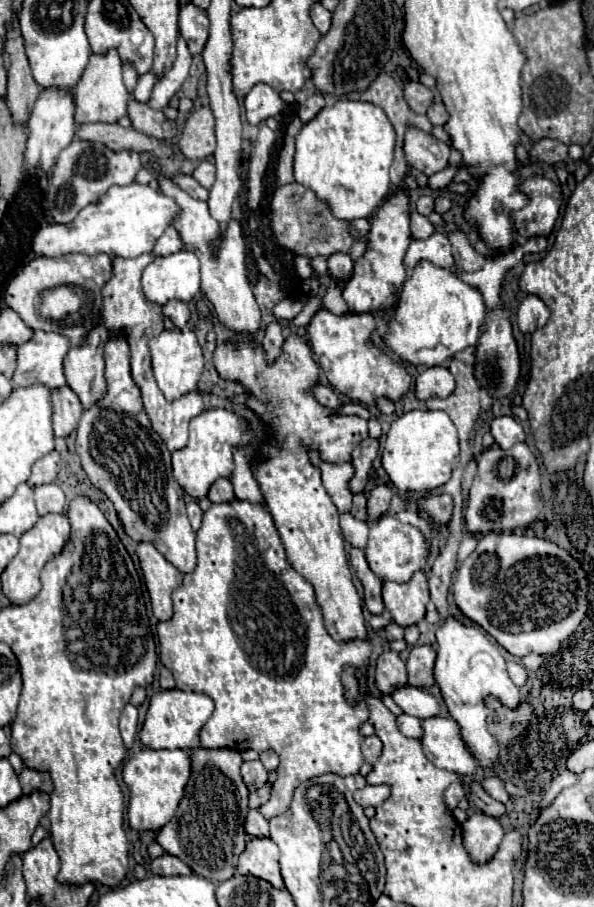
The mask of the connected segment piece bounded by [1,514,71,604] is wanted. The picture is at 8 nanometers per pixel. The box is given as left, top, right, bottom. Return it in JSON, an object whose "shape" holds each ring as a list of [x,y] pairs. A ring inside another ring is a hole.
{"shape":[[[65,514],[41,516],[39,522],[29,532],[25,532],[21,536],[21,548],[19,548],[17,556],[11,560],[11,564],[1,574],[1,590],[11,598],[11,602],[25,604],[33,596],[37,596],[37,592],[41,590],[41,578],[39,576],[41,576],[43,566],[49,560],[53,560],[55,556],[59,556],[63,546],[69,542],[69,536],[71,536],[71,526],[69,526],[69,520]]]}

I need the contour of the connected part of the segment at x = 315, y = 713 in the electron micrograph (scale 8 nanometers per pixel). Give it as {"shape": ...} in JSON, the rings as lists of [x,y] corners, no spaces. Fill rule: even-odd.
{"shape":[[[231,502],[231,504],[213,504],[205,516],[203,516],[203,524],[197,532],[199,536],[199,552],[197,552],[197,568],[191,574],[183,576],[183,584],[173,592],[173,618],[169,622],[159,622],[157,624],[157,636],[159,636],[159,660],[163,662],[165,668],[169,668],[175,674],[177,680],[177,688],[179,690],[191,690],[191,692],[203,692],[207,696],[213,698],[215,702],[215,712],[209,718],[209,722],[201,728],[201,746],[203,748],[235,748],[235,750],[275,750],[281,766],[279,766],[279,776],[277,776],[277,786],[271,790],[271,798],[259,808],[259,812],[271,820],[273,816],[279,816],[283,812],[287,812],[291,808],[291,800],[293,800],[293,792],[295,788],[305,782],[311,780],[315,776],[333,772],[339,776],[349,776],[359,772],[359,766],[363,764],[363,756],[361,756],[361,734],[359,734],[359,724],[367,720],[367,708],[365,704],[357,704],[355,708],[347,704],[345,696],[343,696],[343,686],[341,686],[341,670],[345,664],[357,664],[359,672],[363,672],[365,664],[369,664],[369,654],[371,654],[371,642],[361,642],[355,640],[351,644],[339,644],[335,642],[325,626],[323,626],[323,614],[319,604],[315,602],[315,594],[313,594],[313,586],[289,564],[287,556],[285,556],[285,548],[283,542],[279,538],[279,532],[271,520],[271,514],[259,506],[259,504],[249,504],[249,502]]]}

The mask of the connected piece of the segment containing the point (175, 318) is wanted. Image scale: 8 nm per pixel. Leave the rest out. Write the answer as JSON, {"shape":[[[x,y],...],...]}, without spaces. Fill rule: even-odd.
{"shape":[[[171,300],[171,304],[165,304],[163,306],[163,312],[165,316],[177,326],[177,328],[185,328],[189,318],[191,318],[191,310],[187,304],[179,302],[179,300]]]}

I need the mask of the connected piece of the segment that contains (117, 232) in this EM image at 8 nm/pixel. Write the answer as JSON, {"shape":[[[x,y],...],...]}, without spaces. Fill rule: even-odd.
{"shape":[[[131,182],[127,186],[111,188],[99,204],[83,208],[83,212],[69,226],[43,224],[33,238],[33,250],[41,256],[65,256],[71,252],[83,252],[95,256],[99,252],[105,252],[111,258],[113,256],[133,258],[151,252],[163,230],[175,224],[175,218],[179,214],[181,208],[173,198],[165,196],[153,186]]]}

